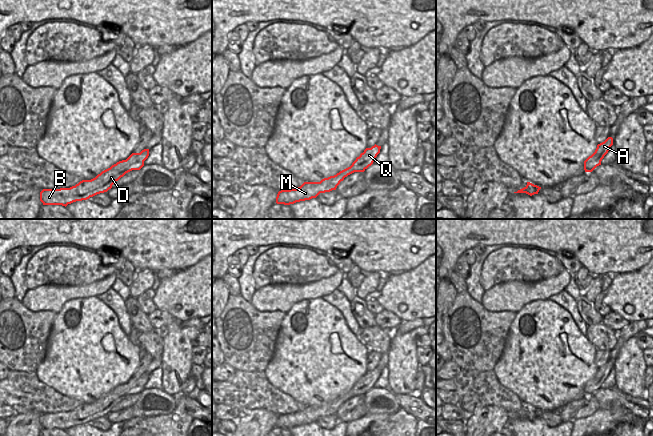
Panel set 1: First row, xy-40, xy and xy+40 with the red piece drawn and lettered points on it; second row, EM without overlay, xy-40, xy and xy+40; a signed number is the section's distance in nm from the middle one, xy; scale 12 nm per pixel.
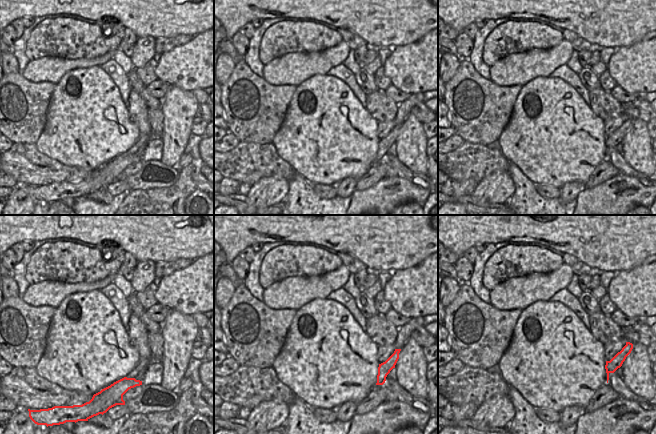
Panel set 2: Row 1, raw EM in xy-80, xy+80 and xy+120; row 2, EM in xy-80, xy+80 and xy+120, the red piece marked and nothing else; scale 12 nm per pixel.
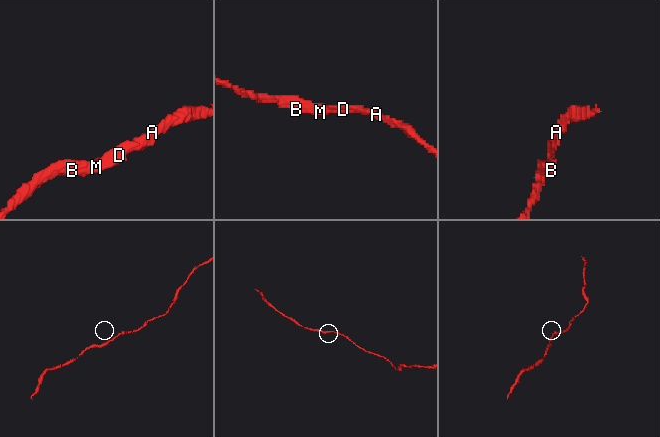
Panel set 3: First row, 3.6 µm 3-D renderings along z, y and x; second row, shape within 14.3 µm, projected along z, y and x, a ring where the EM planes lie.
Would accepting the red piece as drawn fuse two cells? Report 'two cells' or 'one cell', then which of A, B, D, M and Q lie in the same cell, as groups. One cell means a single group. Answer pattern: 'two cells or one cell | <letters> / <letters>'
one cell | A B D M Q

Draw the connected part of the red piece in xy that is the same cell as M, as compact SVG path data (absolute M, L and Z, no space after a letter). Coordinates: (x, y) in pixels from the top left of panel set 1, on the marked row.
M374 145L366 148L352 165L334 176L322 179L320 182L304 182L300 187L290 190L281 190L276 197L277 204L290 205L296 202L316 198L320 193L336 190L337 186L345 177L354 172L364 172L371 166L380 153L381 146Z

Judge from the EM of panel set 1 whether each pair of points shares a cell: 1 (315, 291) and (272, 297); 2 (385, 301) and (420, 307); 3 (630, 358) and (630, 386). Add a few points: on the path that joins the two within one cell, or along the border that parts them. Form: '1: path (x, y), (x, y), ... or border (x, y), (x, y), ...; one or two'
1: path (304, 292), (283, 296); one
2: path (394, 299), (411, 299); one
3: path (630, 365), (630, 379); one

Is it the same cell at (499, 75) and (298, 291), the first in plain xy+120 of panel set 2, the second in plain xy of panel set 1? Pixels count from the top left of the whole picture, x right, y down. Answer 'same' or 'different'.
same

